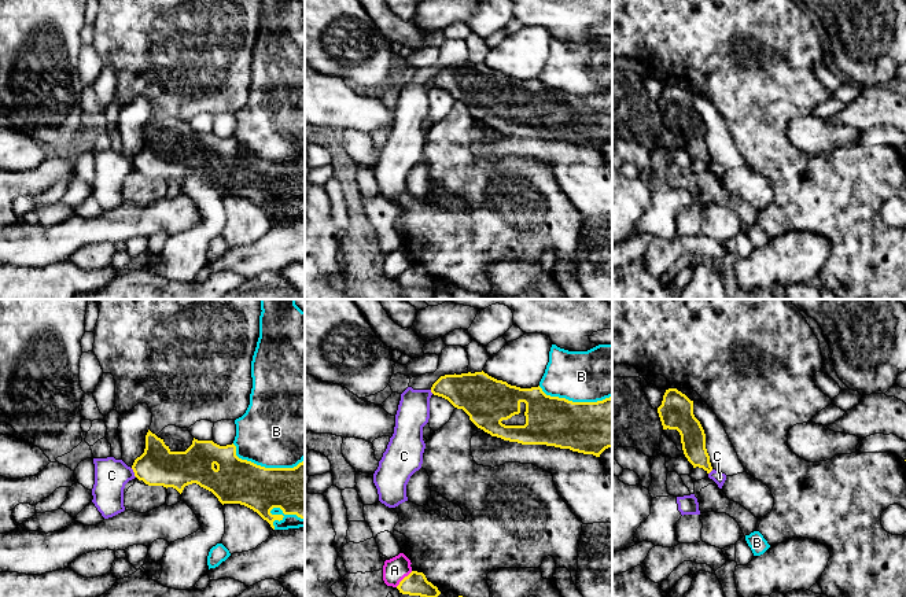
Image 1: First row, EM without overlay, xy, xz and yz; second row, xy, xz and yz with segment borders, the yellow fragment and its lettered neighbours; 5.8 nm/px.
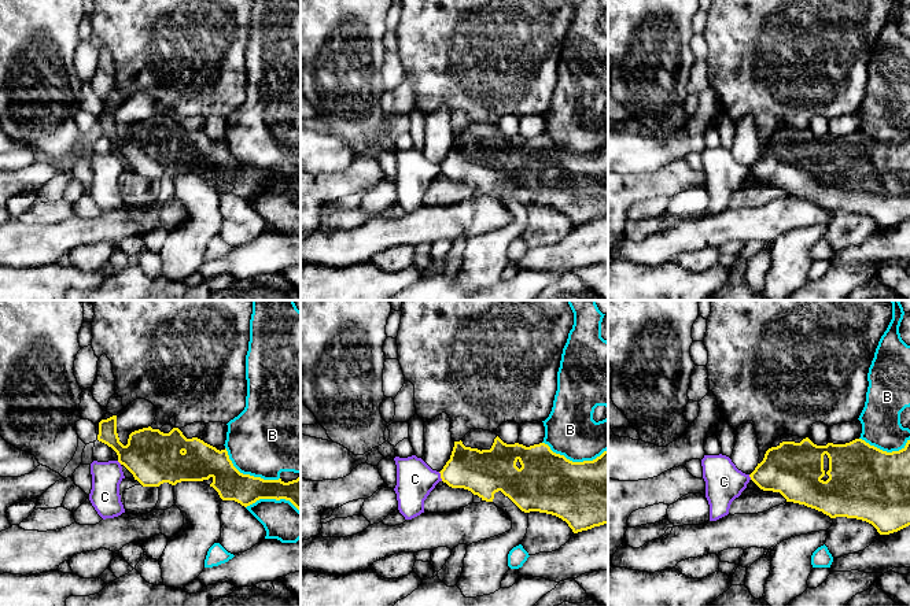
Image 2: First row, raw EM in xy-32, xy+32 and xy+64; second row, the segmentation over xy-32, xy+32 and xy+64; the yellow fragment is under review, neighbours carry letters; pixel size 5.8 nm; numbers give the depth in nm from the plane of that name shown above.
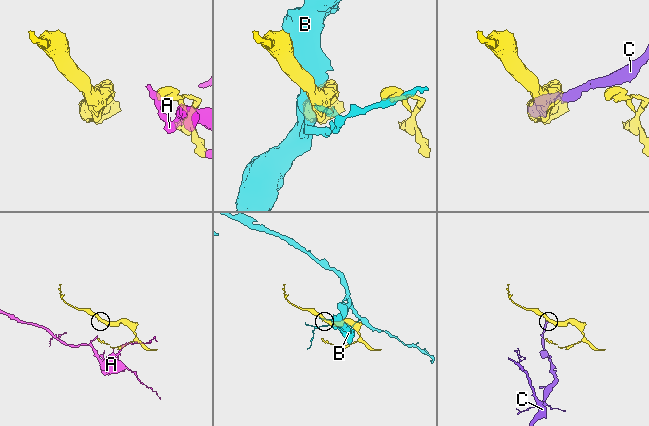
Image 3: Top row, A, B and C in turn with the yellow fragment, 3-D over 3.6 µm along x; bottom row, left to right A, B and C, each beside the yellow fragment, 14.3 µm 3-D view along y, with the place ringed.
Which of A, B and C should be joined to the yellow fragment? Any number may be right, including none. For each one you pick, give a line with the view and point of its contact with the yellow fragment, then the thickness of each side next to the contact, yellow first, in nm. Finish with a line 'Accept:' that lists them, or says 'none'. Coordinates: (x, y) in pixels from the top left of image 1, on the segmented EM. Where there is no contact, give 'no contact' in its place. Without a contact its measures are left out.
Accept: none

